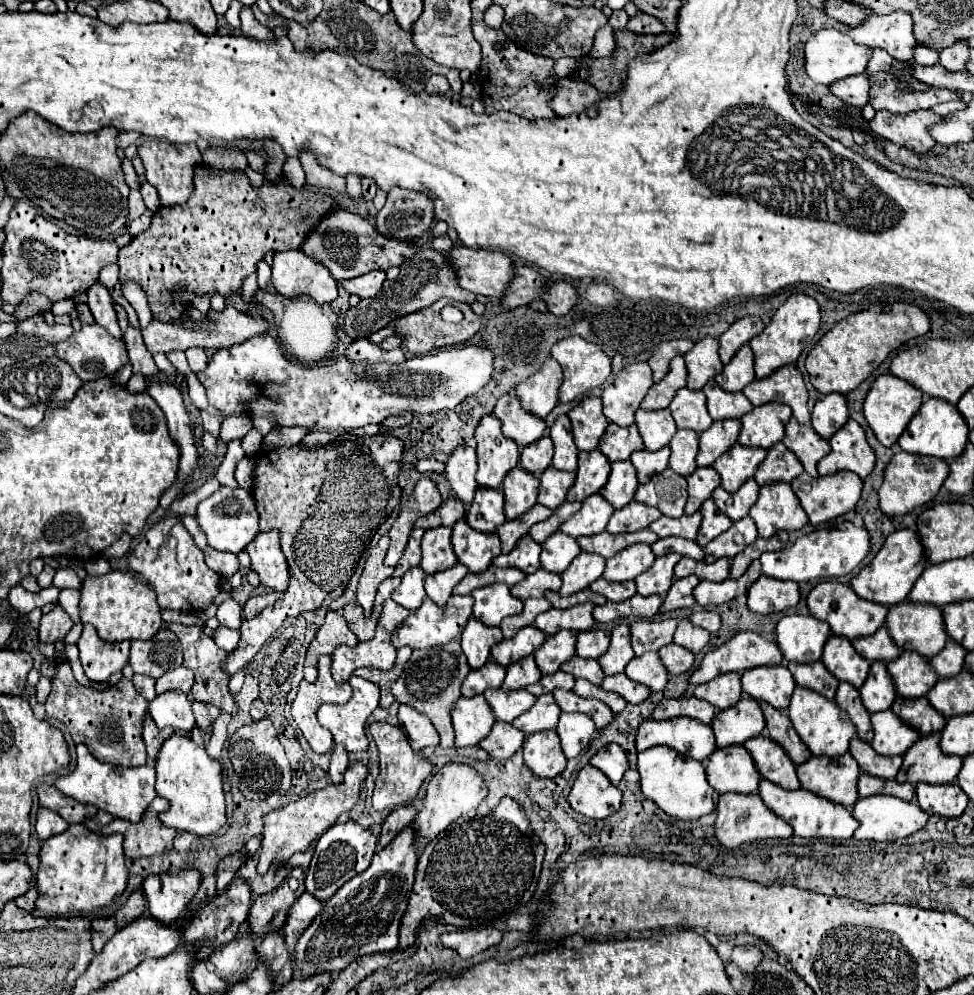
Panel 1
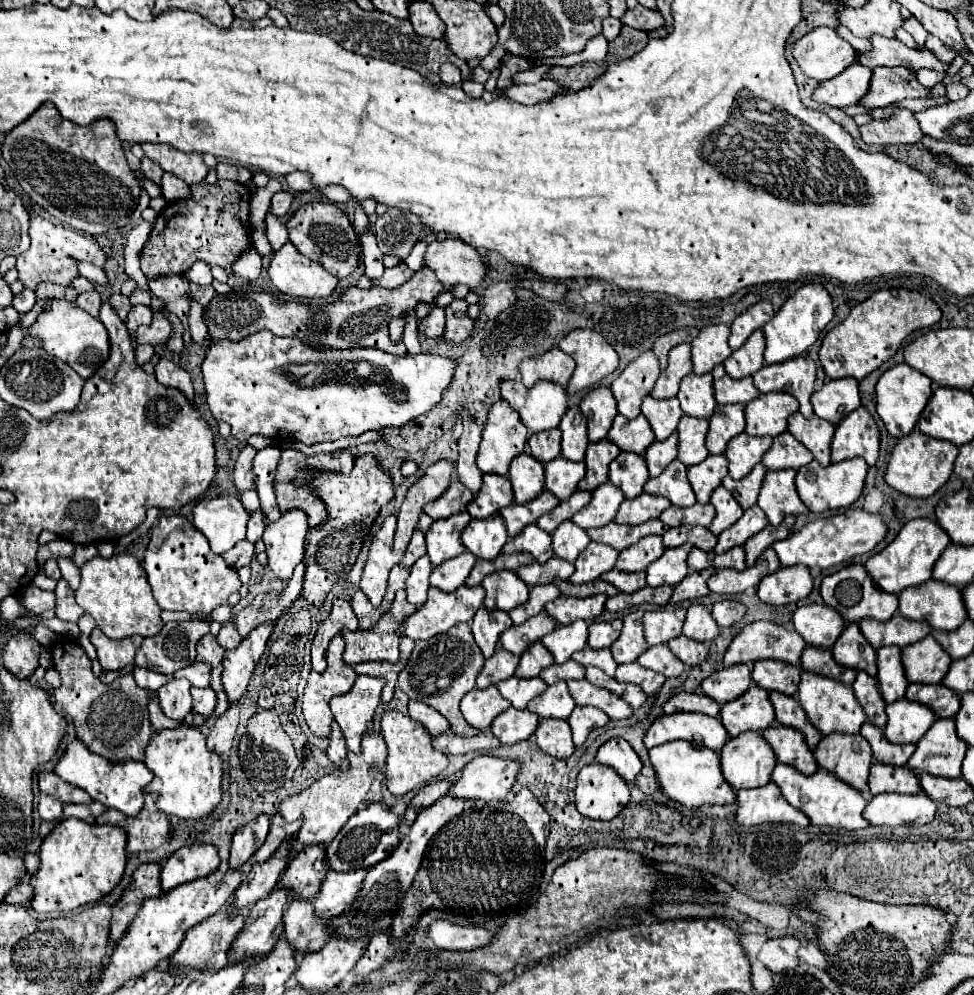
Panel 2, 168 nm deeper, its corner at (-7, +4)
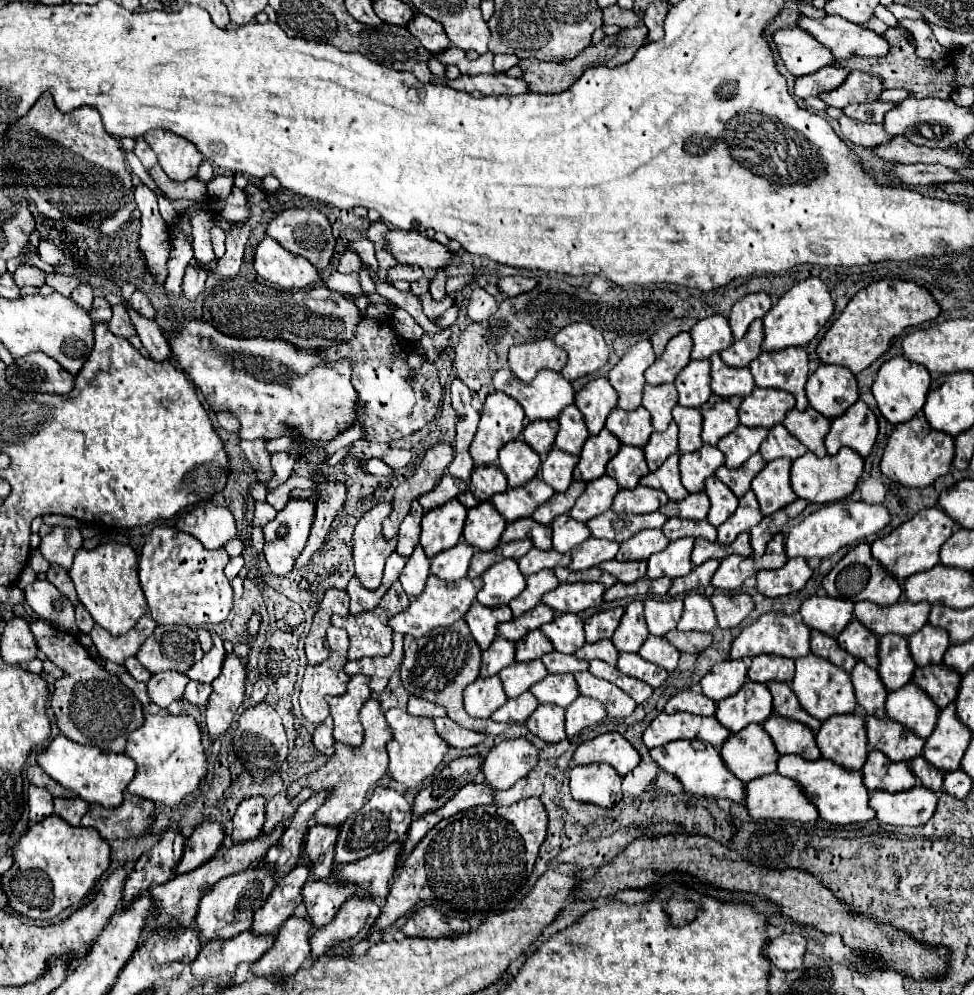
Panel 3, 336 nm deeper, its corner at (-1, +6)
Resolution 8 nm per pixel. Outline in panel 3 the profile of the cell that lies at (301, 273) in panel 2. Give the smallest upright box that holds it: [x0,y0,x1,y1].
[254,237,320,289]

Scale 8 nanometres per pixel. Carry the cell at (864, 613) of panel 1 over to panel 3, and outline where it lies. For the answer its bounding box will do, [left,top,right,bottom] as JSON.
[822,543,902,607]

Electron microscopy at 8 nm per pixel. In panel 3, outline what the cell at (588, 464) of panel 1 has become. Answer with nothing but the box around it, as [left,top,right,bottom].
[574,429,620,483]

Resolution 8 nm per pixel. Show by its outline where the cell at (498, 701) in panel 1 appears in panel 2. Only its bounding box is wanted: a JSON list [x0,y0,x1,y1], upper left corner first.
[498,677,546,709]

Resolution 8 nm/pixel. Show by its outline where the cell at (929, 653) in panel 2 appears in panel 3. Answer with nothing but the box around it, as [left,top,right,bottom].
[908,625,950,667]

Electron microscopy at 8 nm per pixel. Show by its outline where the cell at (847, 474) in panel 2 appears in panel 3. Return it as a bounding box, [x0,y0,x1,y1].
[790,447,864,505]

